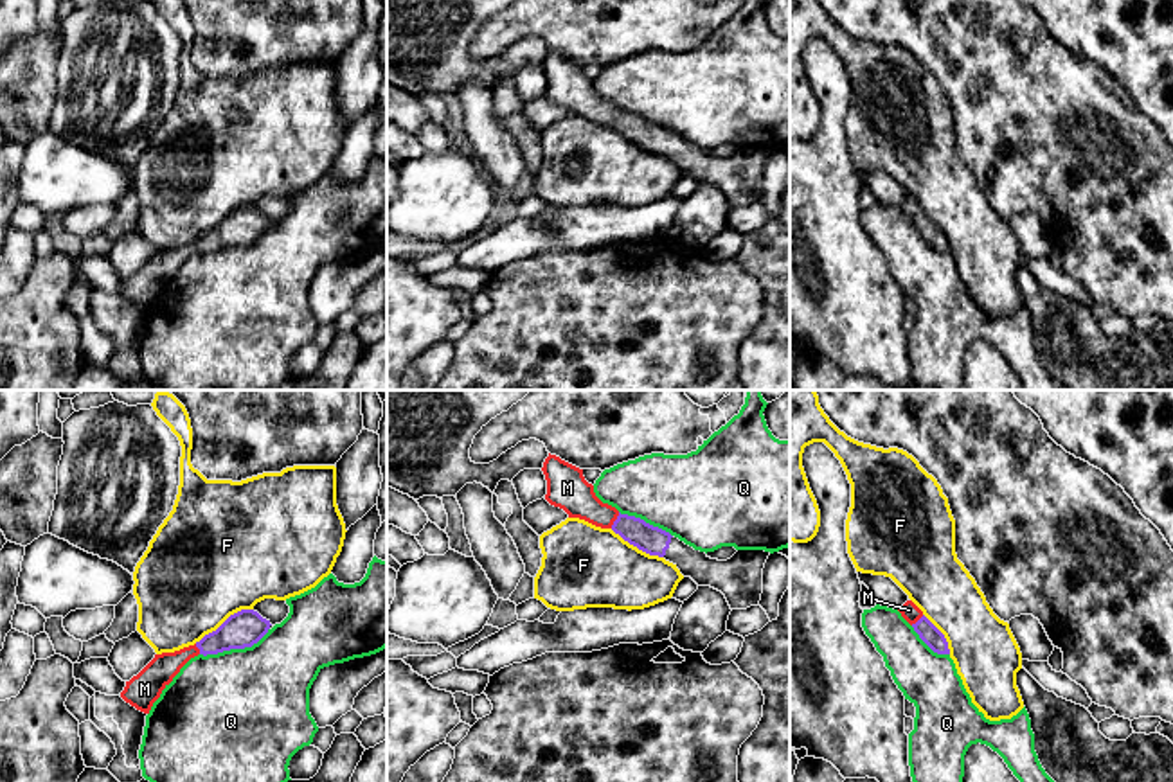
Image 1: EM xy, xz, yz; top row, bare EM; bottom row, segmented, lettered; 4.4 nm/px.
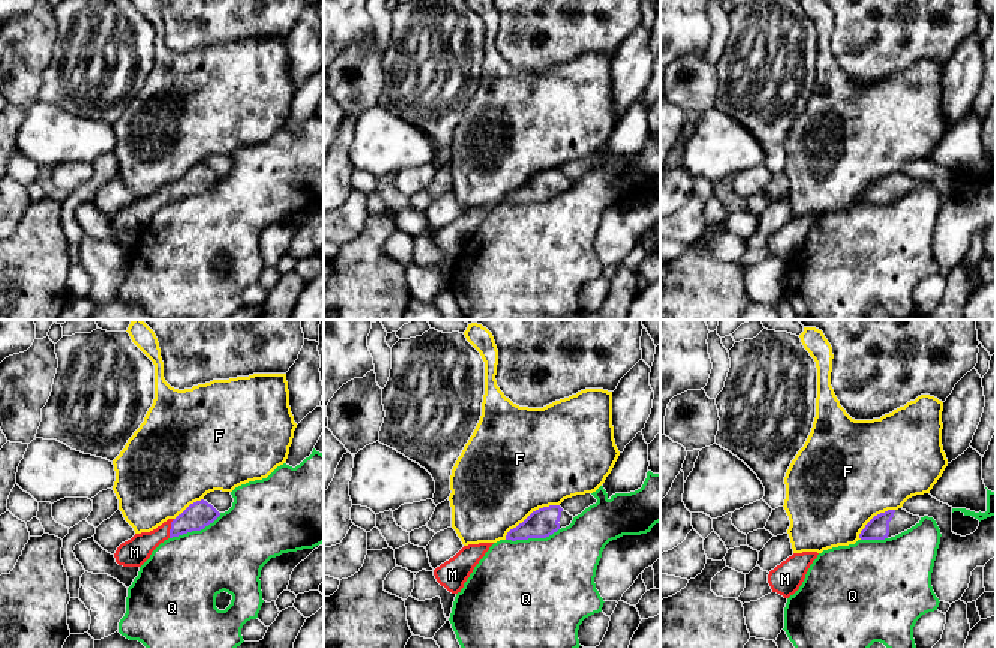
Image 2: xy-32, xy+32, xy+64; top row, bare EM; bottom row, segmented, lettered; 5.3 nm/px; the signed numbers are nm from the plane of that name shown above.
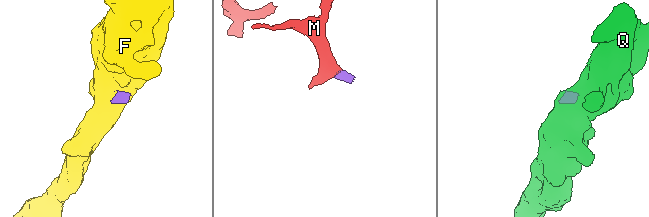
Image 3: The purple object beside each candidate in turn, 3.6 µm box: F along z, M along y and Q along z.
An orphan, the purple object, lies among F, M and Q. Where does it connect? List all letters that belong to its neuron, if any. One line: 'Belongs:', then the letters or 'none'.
Belongs: M

